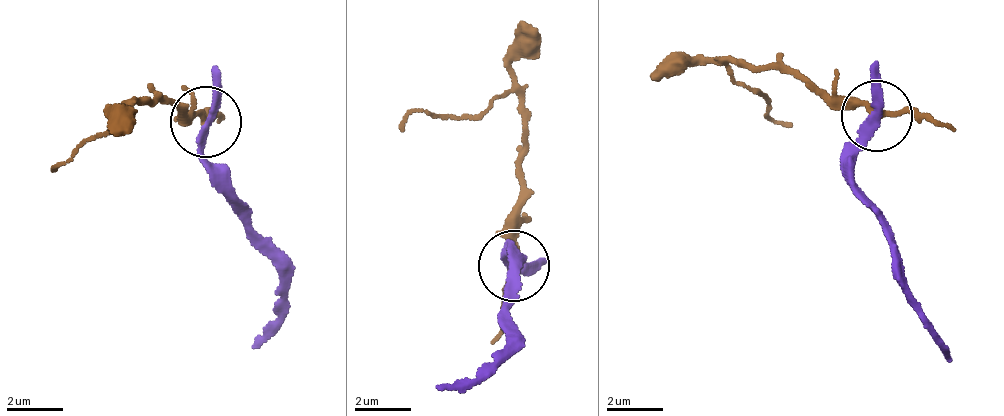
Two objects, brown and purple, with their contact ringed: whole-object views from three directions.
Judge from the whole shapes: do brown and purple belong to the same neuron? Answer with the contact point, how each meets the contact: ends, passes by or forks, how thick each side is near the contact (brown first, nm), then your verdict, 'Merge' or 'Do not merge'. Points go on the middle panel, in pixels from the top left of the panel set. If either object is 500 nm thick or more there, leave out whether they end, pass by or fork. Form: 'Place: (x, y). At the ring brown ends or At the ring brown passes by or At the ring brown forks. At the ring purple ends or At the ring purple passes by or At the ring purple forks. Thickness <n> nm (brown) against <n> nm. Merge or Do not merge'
Place: (513, 266). At the ring brown passes by. At the ring purple passes by. Thickness 190 nm (brown) against 220 nm. Do not merge

